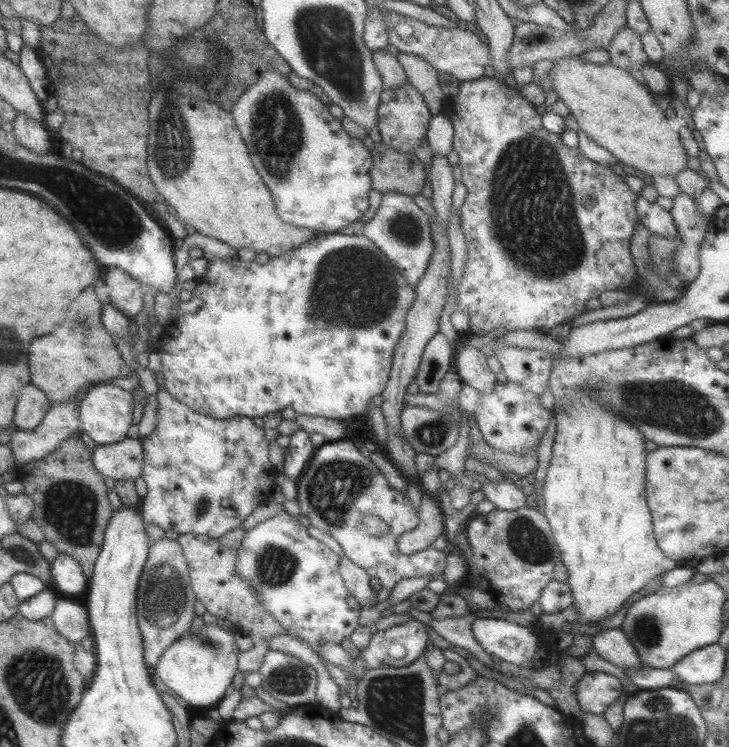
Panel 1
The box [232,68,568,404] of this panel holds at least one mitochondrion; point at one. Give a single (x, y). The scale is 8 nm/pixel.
(351, 285)

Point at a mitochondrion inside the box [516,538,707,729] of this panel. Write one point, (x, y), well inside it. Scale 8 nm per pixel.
(646, 629)

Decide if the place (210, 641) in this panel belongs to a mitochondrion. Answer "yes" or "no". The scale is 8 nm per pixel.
yes

